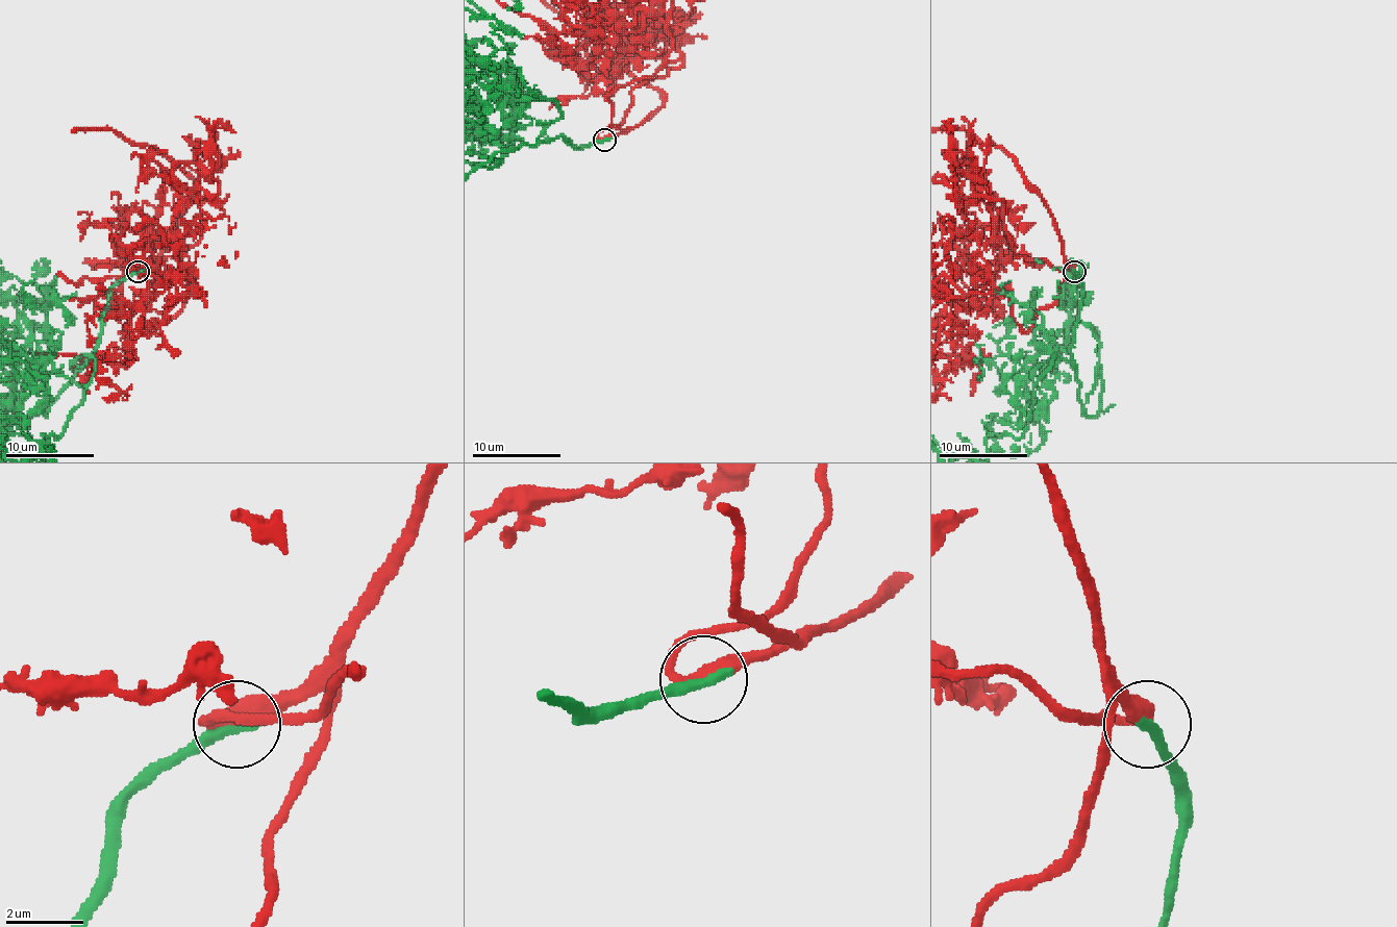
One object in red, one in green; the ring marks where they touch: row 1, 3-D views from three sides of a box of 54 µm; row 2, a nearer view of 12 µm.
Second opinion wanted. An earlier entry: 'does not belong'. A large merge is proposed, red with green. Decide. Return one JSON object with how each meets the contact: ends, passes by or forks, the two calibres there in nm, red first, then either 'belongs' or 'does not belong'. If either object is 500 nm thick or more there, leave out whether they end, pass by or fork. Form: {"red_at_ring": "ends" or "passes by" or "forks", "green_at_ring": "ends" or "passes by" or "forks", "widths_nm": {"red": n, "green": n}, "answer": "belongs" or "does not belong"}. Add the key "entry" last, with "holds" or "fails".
{"red_at_ring": "passes by", "green_at_ring": "ends", "widths_nm": {"red": 400, "green": 360}, "answer": "belongs", "entry": "fails"}

